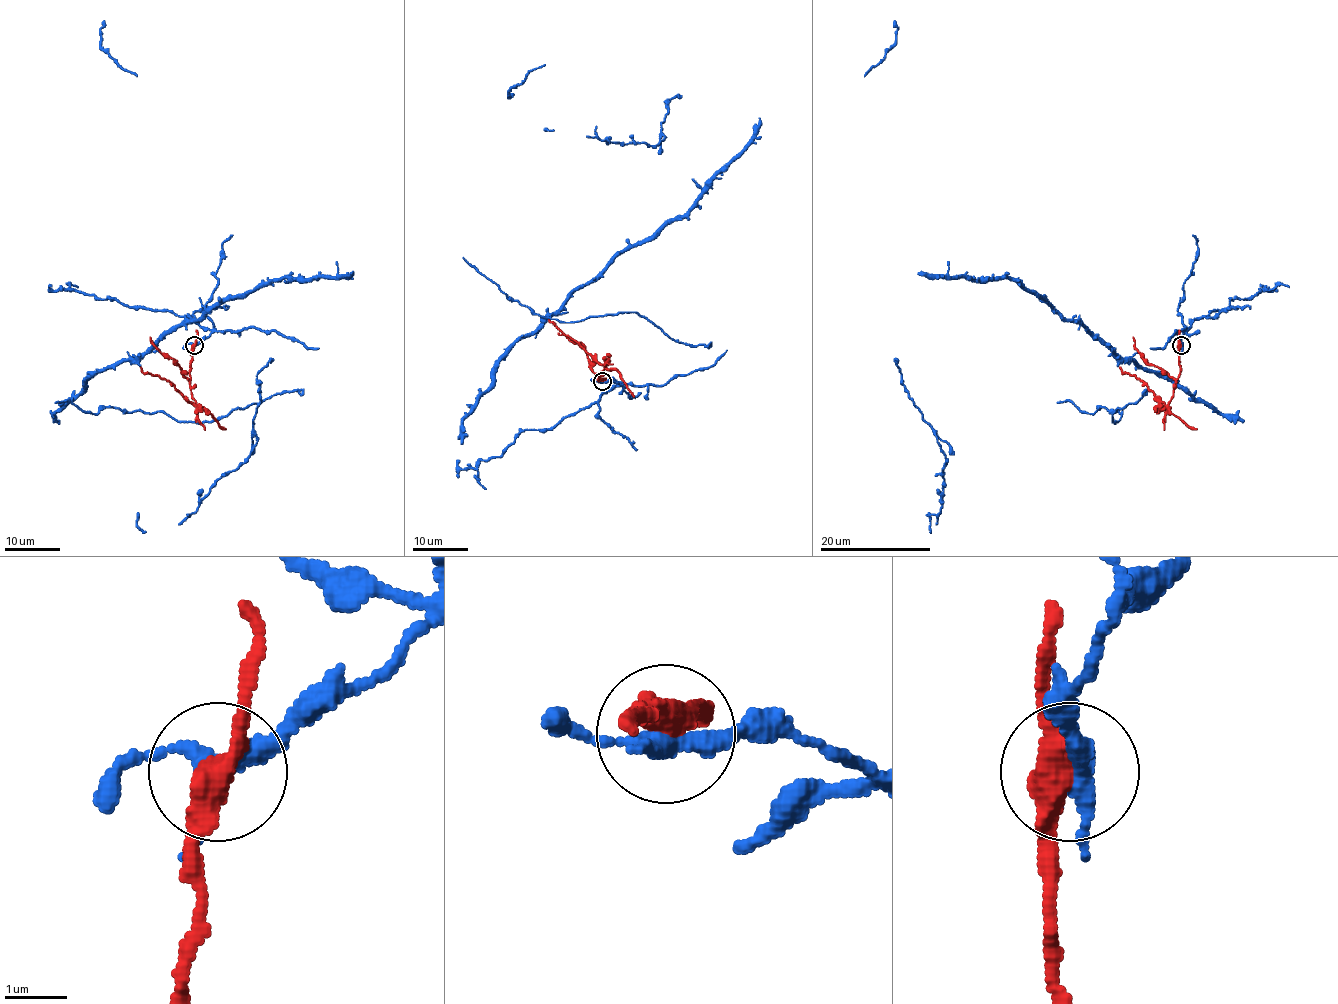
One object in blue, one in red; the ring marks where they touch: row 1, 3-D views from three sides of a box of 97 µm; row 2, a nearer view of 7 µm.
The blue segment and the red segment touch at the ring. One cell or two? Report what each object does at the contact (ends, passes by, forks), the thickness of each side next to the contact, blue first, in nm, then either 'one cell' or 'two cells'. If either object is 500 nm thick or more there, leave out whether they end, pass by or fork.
blue forks; red passes by; calibres 260 and 400 nm; two cells

